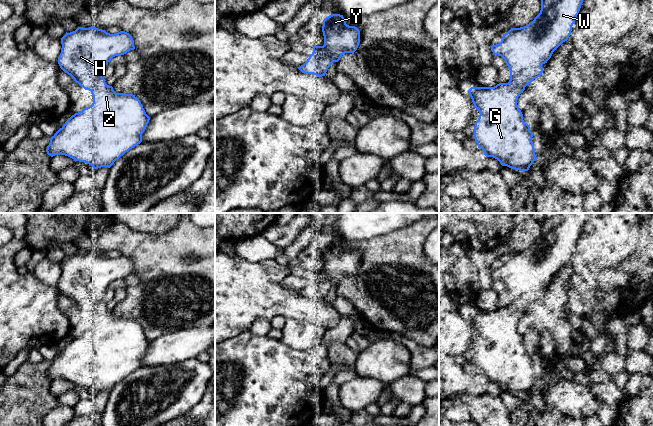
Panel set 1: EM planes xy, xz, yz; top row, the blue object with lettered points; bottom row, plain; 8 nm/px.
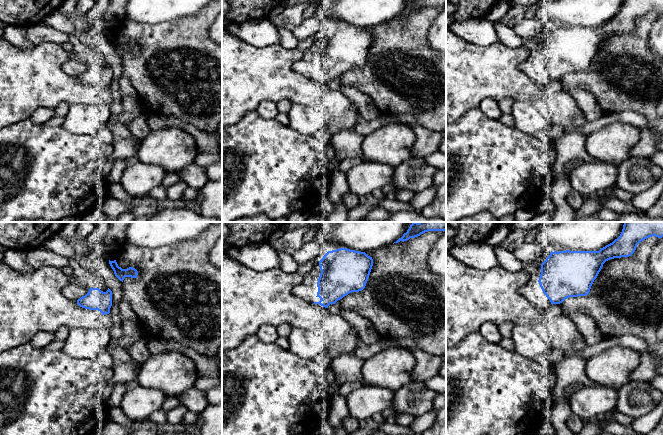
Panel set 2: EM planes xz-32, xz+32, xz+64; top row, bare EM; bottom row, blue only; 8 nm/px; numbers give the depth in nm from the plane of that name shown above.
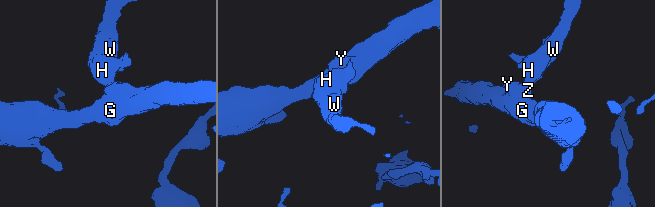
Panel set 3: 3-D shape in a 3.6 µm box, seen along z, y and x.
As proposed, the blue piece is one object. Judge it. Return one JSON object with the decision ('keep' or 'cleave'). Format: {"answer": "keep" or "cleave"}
{"answer": "keep"}

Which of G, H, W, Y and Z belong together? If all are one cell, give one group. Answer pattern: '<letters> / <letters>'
G H W Y Z

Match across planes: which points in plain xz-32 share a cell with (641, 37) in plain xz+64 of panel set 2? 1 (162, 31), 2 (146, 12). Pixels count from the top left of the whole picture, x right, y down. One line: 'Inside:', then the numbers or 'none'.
Inside: 1

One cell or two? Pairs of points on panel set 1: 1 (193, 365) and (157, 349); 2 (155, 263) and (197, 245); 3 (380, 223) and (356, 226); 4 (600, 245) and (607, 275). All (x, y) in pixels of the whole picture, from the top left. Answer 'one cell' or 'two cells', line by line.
1: two cells
2: one cell
3: one cell
4: two cells

